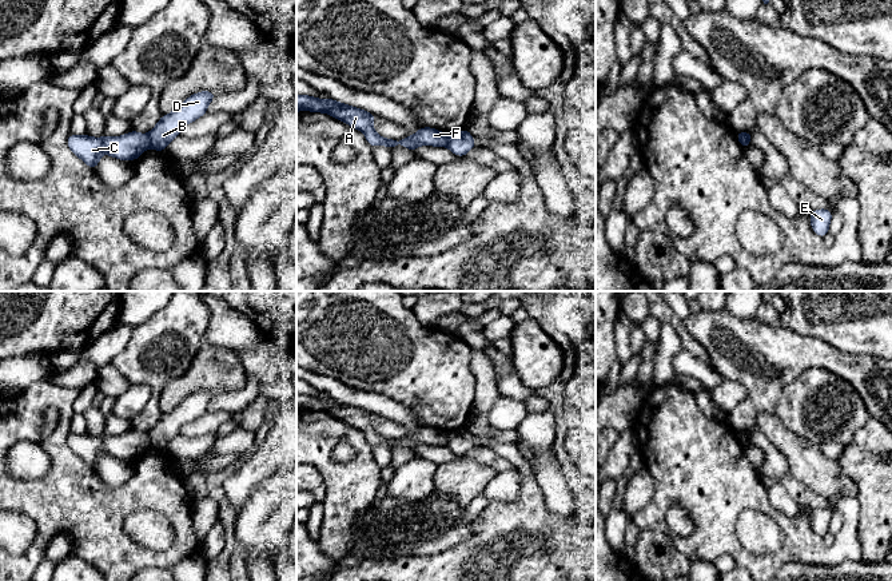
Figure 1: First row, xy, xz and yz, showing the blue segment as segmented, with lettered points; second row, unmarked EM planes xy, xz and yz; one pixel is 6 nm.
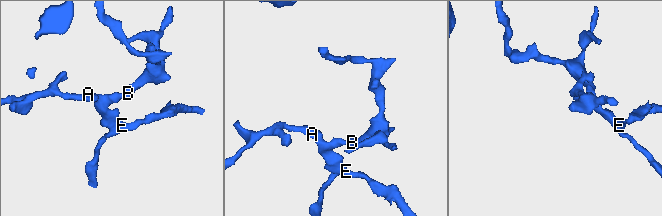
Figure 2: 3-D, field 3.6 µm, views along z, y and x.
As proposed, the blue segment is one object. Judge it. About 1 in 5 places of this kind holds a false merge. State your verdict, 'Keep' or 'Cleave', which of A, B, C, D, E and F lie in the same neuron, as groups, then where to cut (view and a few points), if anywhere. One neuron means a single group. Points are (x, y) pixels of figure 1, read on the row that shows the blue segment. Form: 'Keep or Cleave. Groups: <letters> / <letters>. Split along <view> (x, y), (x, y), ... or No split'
Cleave. Groups: A C E F / B D. Split along xy (146, 135), (150, 147)

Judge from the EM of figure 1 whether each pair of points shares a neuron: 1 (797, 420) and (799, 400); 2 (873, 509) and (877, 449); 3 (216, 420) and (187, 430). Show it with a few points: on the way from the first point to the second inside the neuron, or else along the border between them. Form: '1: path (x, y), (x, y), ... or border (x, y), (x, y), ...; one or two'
1: path (799, 414), (799, 405); one
2: path (876, 494), (876, 464); one
3: path (210, 422), (194, 429); one

